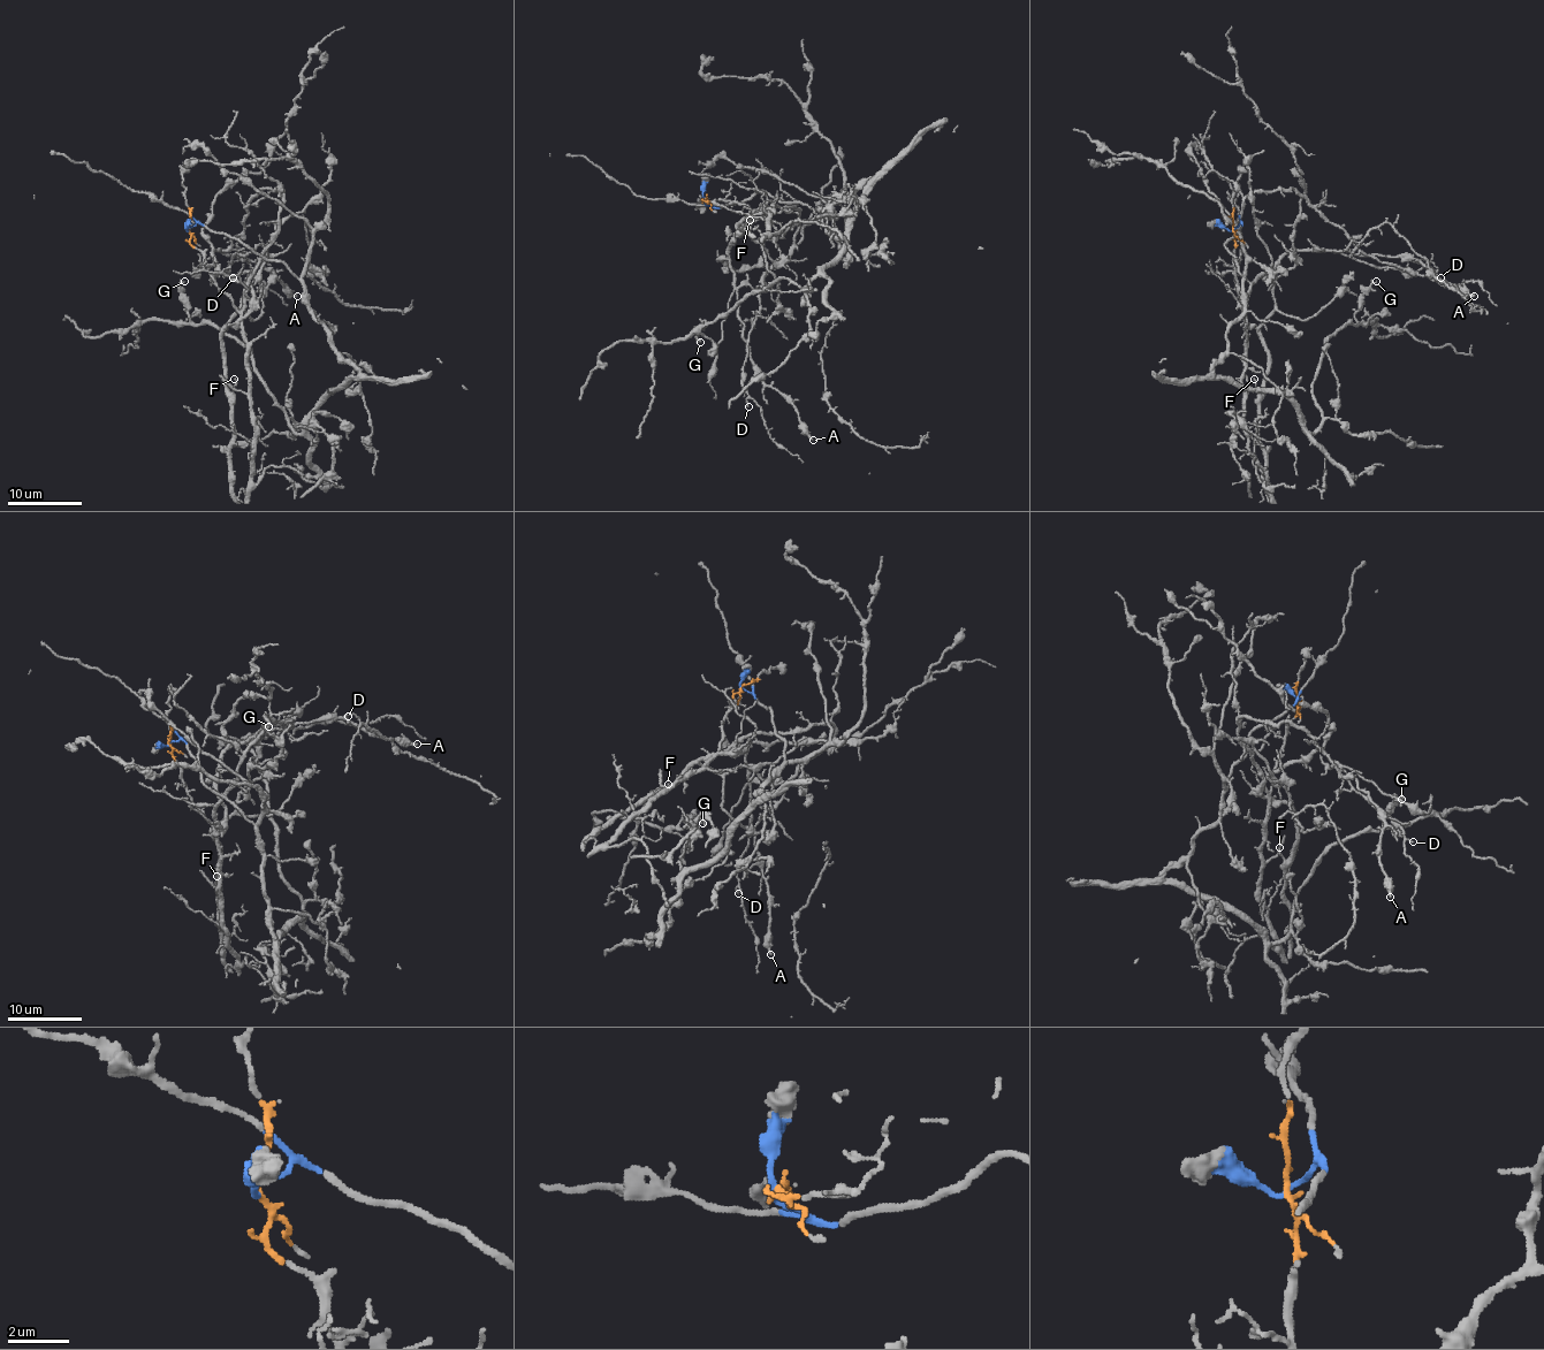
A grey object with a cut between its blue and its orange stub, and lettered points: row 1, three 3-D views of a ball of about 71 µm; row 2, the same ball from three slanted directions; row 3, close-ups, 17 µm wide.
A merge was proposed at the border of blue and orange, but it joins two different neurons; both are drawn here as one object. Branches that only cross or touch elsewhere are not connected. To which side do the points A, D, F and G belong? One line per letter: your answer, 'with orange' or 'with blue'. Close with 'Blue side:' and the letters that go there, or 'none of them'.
A: with orange
D: with orange
F: with orange
G: with blue
Blue side: G

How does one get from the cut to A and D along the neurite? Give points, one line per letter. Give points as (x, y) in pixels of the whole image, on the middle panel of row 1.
A: (704, 199), (769, 211), (748, 222), (728, 253), (737, 317), (751, 361), (796, 409), (812, 441)
D: (704, 199), (769, 211), (748, 222), (728, 252), (746, 346), (743, 384), (748, 406)

